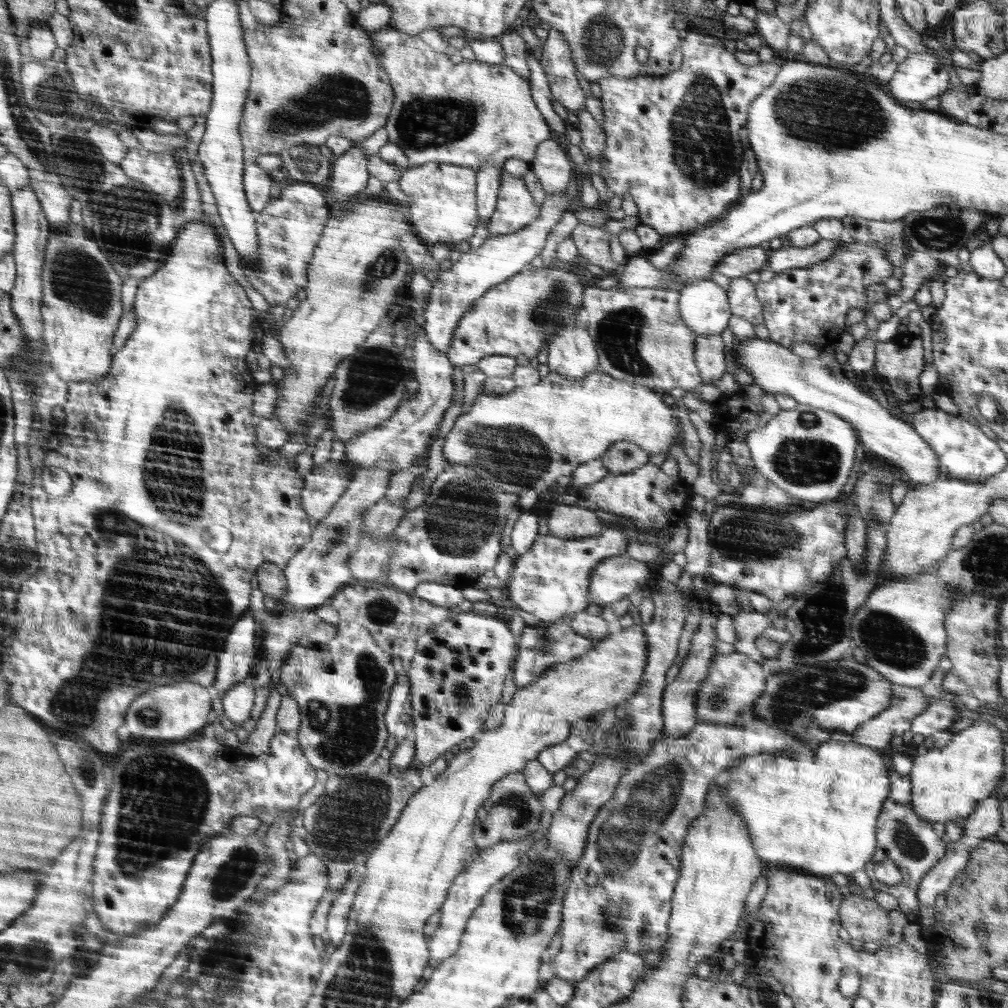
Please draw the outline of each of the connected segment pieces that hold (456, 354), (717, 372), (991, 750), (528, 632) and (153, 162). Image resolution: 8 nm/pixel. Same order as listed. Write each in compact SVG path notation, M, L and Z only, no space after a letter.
M557 264L536 271L525 267L474 301L474 307L464 314L453 332L445 354L454 366L461 368L477 364L494 353L512 357L524 354L528 359L536 357L542 344L549 345L564 321L581 314L578 308L582 308L582 296L584 290L574 272L562 270Z
M719 334L697 336L696 363L701 377L708 384L726 372L726 346Z
M980 720L958 733L953 733L950 742L944 748L928 749L926 754L913 758L910 779L913 780L912 805L916 813L931 825L936 822L959 822L974 812L978 802L990 798L997 792L998 784L1003 782L1004 751L1002 736L1005 734L998 730L988 720Z
M550 621L545 625L526 625L520 636L518 644L518 656L514 664L514 684L516 691L532 685L532 682L538 681L546 670L558 663L574 661L582 654L589 654L596 646L598 641L592 642L592 639L586 638L573 629L568 623L560 621Z
M140 146L129 148L120 166L126 175L130 174L130 178L160 194L165 202L171 203L182 192L182 176L169 151L154 152Z

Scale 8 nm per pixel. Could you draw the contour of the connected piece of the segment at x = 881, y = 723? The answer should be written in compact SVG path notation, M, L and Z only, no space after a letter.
M894 684L889 709L844 738L852 738L853 743L862 746L884 748L893 736L908 731L912 720L922 714L929 704L929 698L920 689Z

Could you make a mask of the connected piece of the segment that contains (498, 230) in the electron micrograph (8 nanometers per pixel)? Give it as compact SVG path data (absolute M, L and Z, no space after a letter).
M501 170L498 196L496 210L488 221L489 237L513 234L537 219L538 206L520 177Z

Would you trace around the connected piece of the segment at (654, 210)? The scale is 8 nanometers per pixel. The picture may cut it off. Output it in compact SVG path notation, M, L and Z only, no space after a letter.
M685 32L685 40L682 41L682 52L685 54L685 61L682 62L682 68L668 75L657 76L641 76L632 78L606 77L600 80L600 90L602 91L601 102L604 115L604 123L601 124L605 134L605 147L599 156L600 160L600 177L608 185L608 188L614 193L614 197L623 199L624 193L630 193L632 200L638 205L638 218L641 225L647 225L654 228L661 236L676 236L676 232L688 232L688 230L696 230L698 226L708 226L710 222L714 222L716 218L720 218L724 214L724 206L726 210L730 204L738 198L738 192L741 192L741 176L740 168L742 165L742 144L738 140L738 132L740 128L744 128L749 118L749 106L753 104L753 100L760 97L769 86L773 85L777 74L781 70L781 66L786 64L788 60L794 60L795 54L786 50L781 54L774 55L775 59L771 62L760 62L756 66L744 66L735 59L734 54L726 52L724 44L704 32Z

